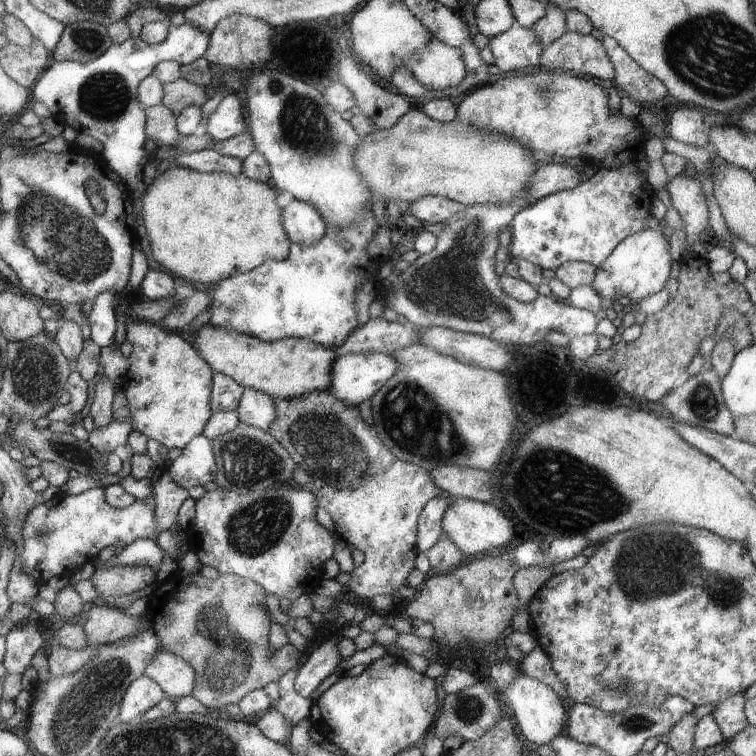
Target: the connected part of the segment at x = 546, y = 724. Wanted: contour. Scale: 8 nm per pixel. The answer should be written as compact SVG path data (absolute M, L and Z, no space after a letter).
M522 672L512 681L512 684L498 693L506 710L512 710L512 715L520 725L520 732L524 733L524 738L531 740L534 744L549 744L555 736L566 732L569 714L562 700L552 688L544 683L532 680Z

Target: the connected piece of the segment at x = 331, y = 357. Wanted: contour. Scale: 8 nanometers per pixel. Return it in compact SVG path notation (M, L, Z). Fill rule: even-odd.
M204 323L199 330L189 333L188 328L179 334L199 351L199 355L214 369L243 385L245 389L266 393L274 399L291 399L326 391L331 387L331 368L337 354L308 339L290 337L277 341L263 341L260 337L241 333L232 327Z

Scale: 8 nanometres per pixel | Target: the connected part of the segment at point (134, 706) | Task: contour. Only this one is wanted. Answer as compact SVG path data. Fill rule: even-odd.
M144 675L139 676L134 683L130 684L123 696L121 710L124 712L120 712L120 720L138 722L138 718L144 712L150 711L166 697L163 688L160 688L155 680Z

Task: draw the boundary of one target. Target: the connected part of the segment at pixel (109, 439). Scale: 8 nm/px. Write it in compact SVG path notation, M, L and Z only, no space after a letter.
M131 417L124 420L112 419L105 429L94 428L89 432L88 444L102 453L114 453L118 445L126 445L128 435L134 430Z

